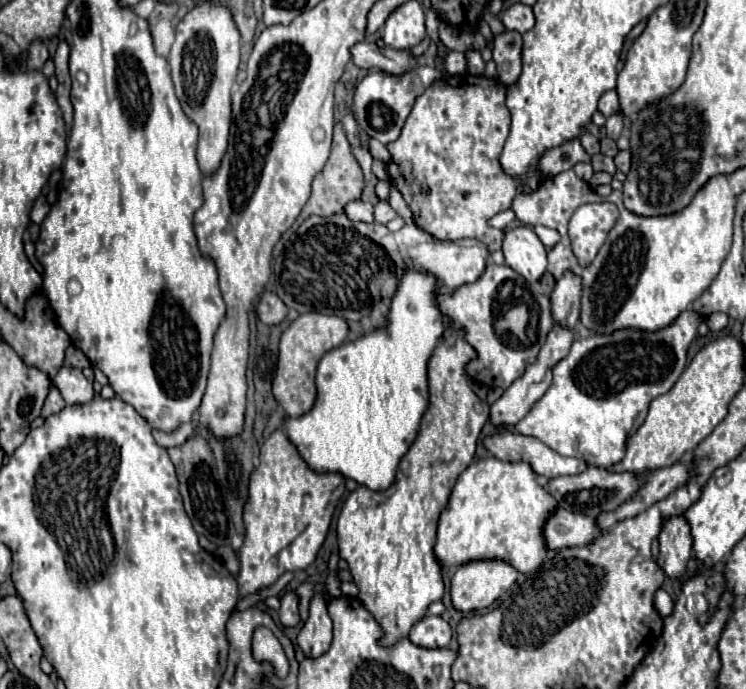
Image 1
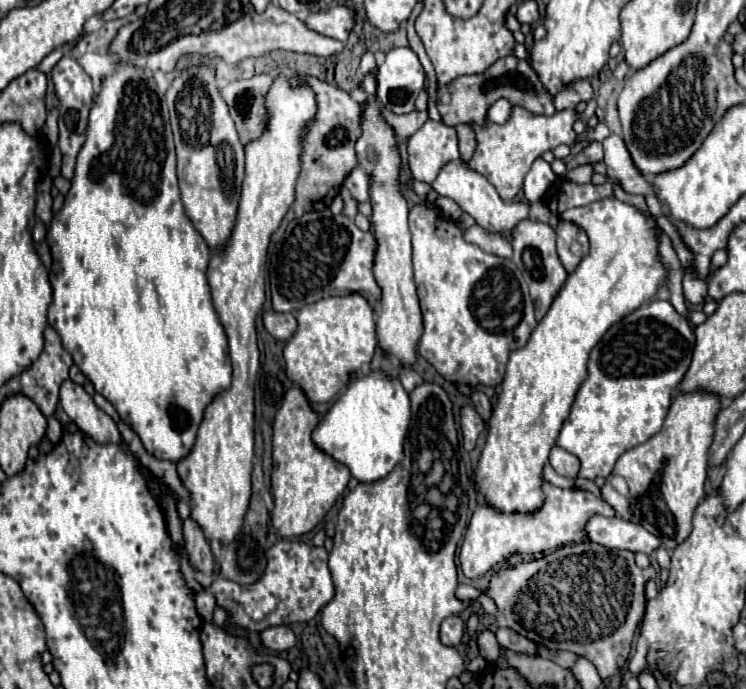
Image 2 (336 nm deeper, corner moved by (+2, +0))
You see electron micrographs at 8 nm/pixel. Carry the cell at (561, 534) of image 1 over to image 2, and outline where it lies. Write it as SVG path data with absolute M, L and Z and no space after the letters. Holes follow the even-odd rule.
M595 515L587 523L585 531L593 543L599 543L611 549L627 549L633 553L641 551L651 555L661 545L659 537L649 533L643 525L635 525L621 517L607 519L607 517Z

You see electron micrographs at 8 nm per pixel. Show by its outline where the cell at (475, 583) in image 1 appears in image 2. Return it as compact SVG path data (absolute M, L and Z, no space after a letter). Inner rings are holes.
M543 481L543 493L543 505L531 513L501 513L483 501L477 503L459 551L461 569L469 579L477 579L491 567L505 563L513 553L535 555L543 551L555 551L557 547L569 543L579 543L585 539L585 525L593 515L615 515L615 509L611 505L583 489L559 489Z

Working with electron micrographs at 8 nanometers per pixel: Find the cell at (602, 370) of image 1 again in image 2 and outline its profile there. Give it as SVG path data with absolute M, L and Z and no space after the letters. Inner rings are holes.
M651 301L615 323L589 357L589 375L579 387L571 415L563 423L557 445L581 461L577 477L609 477L615 461L635 445L661 431L673 391L685 377L695 335L689 321L669 301Z

